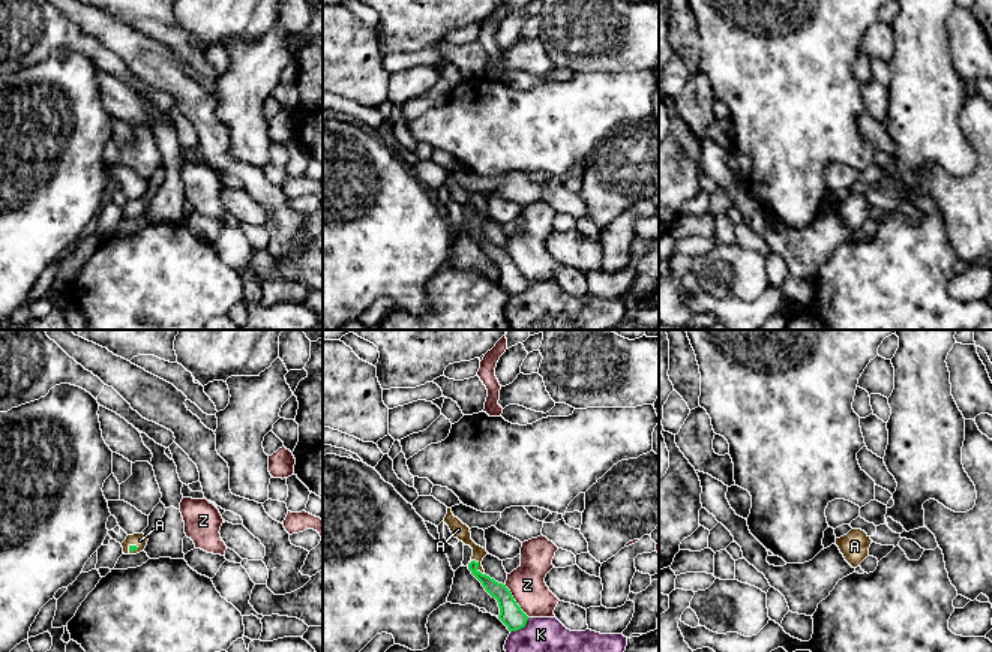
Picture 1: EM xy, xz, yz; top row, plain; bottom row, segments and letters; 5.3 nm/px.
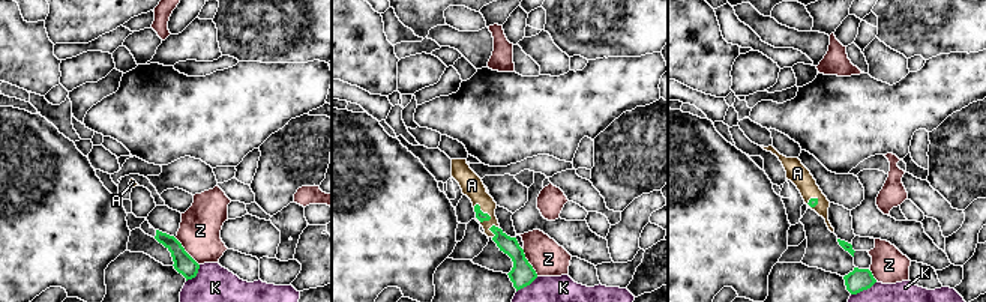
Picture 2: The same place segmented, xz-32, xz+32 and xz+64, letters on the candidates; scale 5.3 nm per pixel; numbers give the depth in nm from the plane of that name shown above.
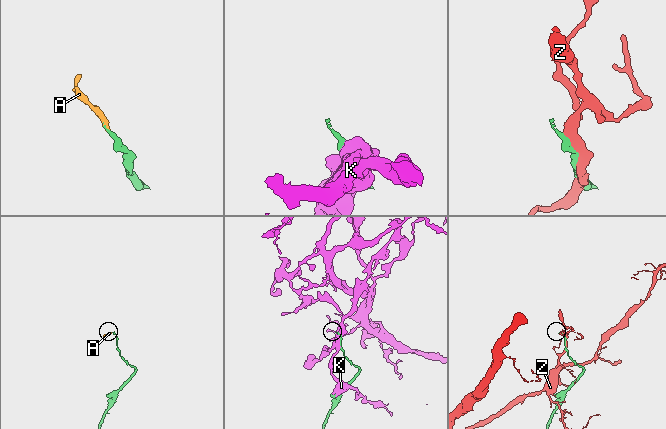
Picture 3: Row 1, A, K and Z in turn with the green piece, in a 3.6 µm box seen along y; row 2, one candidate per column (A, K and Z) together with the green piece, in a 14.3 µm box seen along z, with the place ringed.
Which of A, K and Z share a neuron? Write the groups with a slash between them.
A / K / Z

